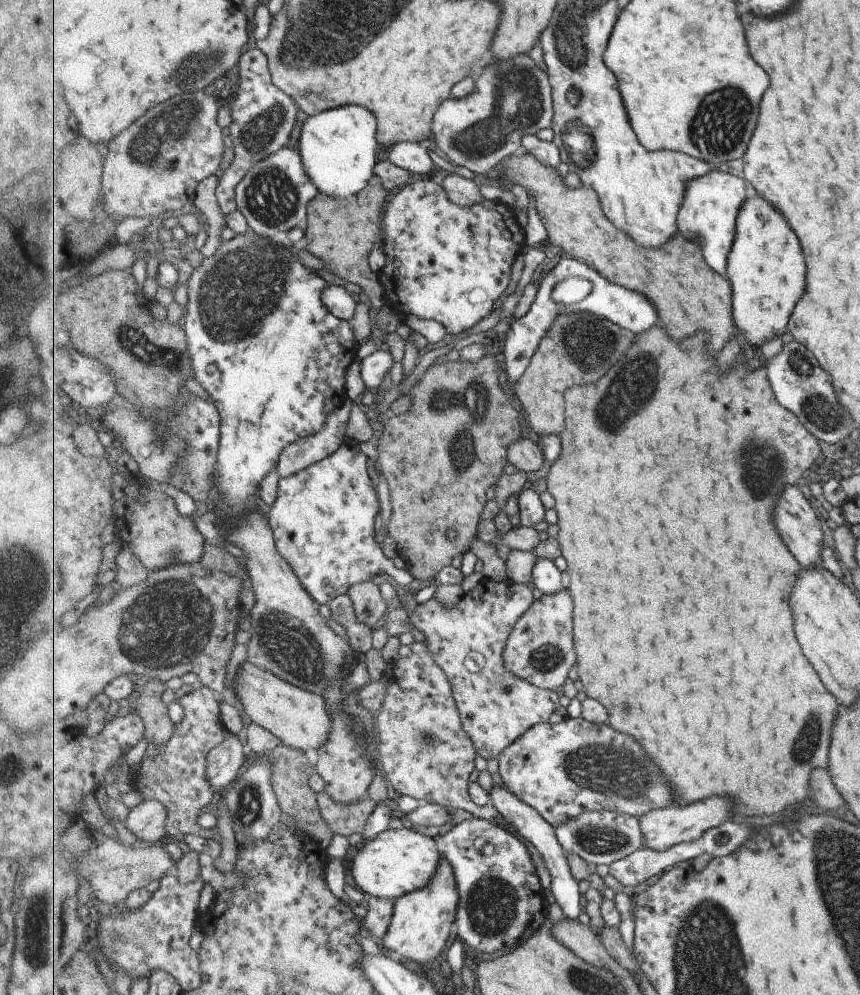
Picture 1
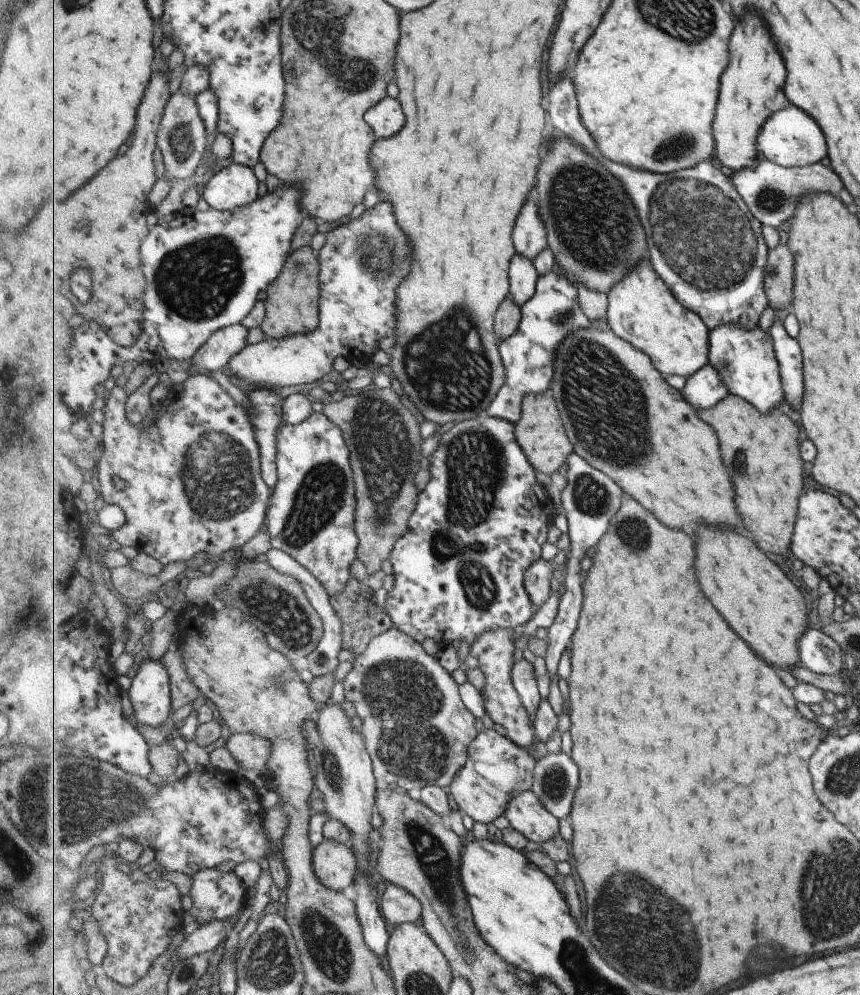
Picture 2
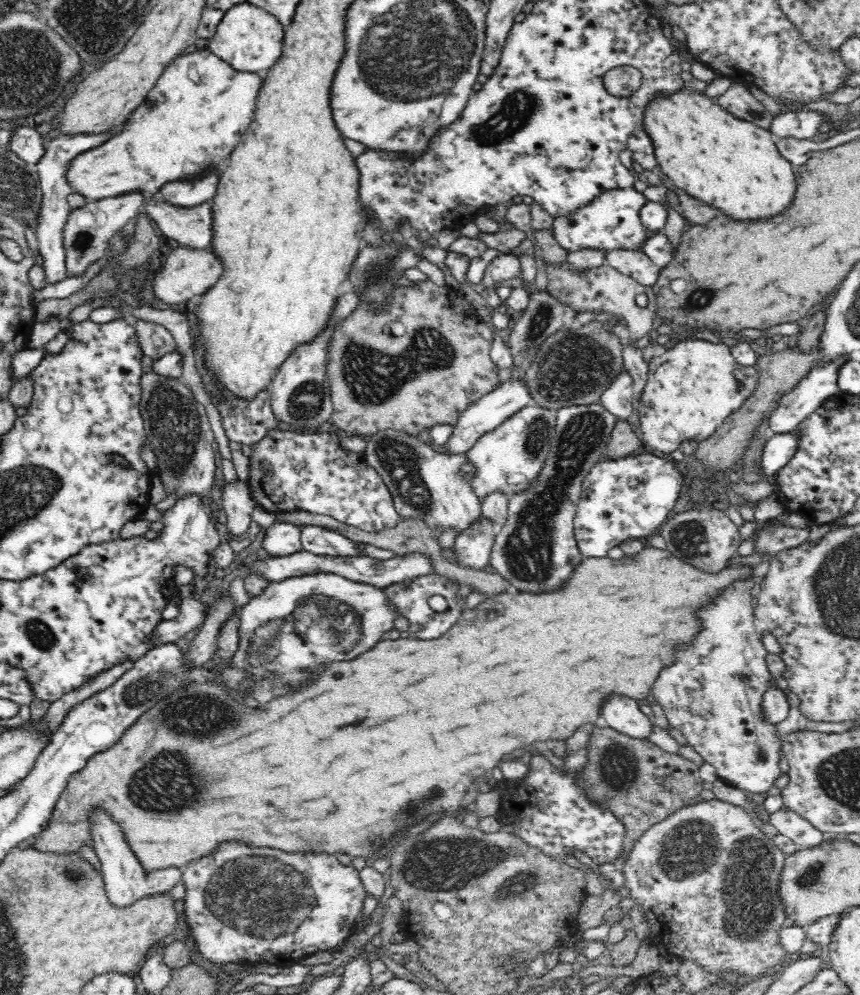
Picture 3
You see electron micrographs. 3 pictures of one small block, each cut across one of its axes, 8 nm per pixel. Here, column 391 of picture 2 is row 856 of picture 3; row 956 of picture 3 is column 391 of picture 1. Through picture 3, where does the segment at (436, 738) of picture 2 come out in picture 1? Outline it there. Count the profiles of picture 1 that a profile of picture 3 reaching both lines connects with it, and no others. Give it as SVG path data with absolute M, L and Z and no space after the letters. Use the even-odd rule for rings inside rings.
M413 642L409 647L411 654L389 662L387 677L387 698L383 702L381 713L376 714L375 731L380 744L380 765L394 795L408 795L424 804L435 804L449 810L464 810L474 818L497 820L502 815L494 805L477 807L470 796L471 774L475 770L477 755L474 740L467 736L463 728L458 704L454 700L454 690L445 671L435 662L434 655L426 644Z

